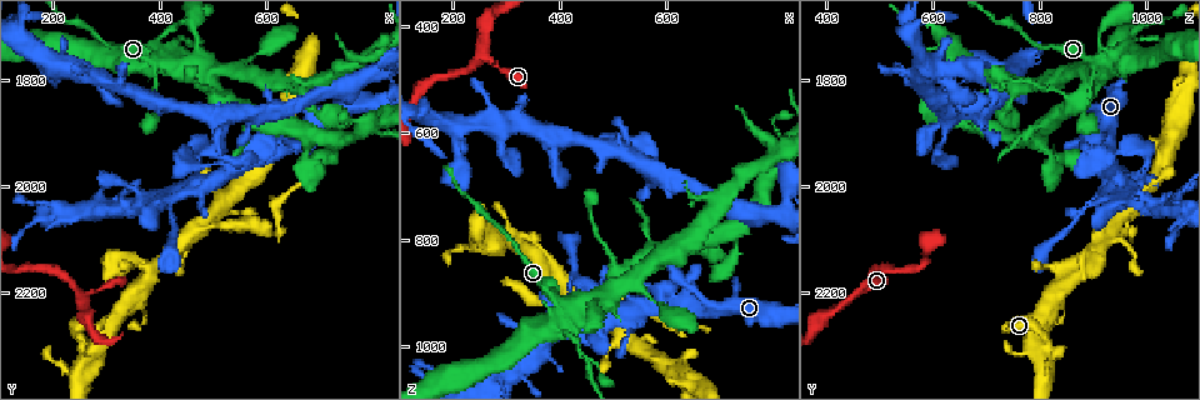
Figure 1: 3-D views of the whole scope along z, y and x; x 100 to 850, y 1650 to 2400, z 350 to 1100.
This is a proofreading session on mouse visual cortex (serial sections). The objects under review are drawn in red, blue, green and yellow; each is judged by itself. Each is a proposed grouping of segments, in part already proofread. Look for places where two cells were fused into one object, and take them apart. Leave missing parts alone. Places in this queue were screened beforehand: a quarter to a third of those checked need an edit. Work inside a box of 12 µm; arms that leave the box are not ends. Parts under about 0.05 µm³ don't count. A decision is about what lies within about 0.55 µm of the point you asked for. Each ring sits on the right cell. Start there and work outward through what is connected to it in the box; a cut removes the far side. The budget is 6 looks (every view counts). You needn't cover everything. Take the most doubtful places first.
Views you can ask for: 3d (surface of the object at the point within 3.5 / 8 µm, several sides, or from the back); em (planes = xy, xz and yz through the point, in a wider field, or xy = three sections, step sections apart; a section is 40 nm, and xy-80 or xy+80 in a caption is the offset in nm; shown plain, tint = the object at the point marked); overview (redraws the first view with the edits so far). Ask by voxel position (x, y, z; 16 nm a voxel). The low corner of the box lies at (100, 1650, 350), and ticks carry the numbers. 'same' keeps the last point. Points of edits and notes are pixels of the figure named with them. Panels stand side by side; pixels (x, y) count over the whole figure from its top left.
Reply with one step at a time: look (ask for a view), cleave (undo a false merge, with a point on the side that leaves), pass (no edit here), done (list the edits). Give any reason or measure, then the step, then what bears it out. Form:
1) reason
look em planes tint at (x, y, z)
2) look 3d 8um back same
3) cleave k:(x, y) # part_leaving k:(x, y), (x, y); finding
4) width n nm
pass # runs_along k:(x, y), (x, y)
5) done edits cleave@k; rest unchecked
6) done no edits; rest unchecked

thin arm on a thick one
look 3d 3.5um at (470, 2080, 920)

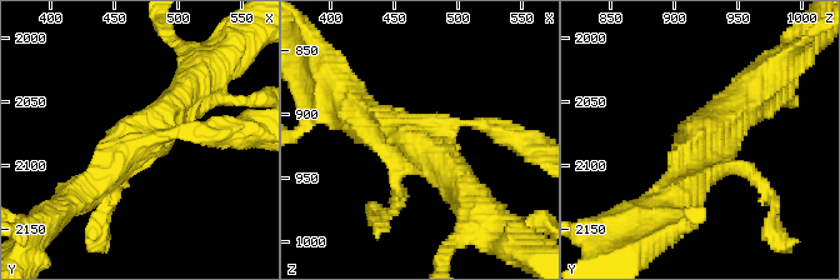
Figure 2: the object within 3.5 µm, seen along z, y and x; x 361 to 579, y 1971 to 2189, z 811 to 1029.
look em xy step 1 tint at (474, 2080, 924)

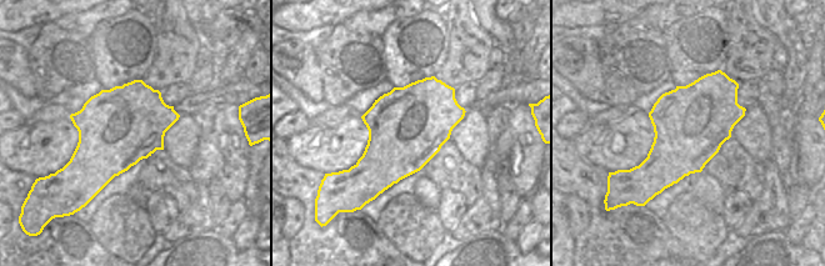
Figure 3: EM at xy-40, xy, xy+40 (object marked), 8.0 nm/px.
arm_widths 150, 400, 400 nm
pass # runs_along 2:(86, 190), (186, 90); all the same cell

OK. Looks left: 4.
branch point
look 3d 8um at (260, 2200, 460)

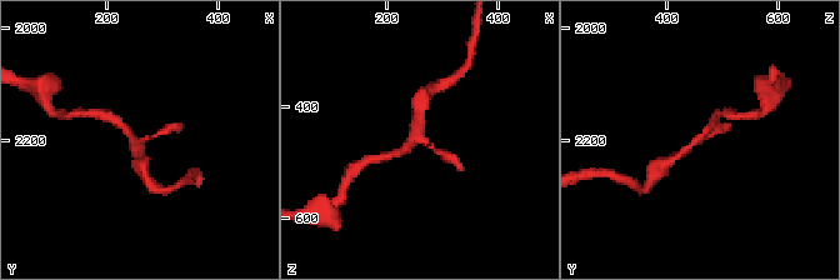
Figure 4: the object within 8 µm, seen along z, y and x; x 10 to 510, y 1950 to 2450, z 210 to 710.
look 3d 3.5um at (265, 2205, 465)

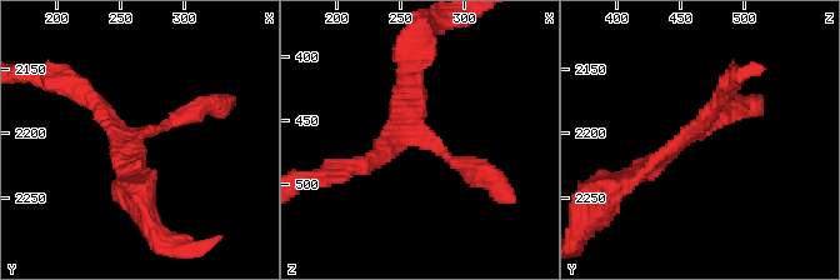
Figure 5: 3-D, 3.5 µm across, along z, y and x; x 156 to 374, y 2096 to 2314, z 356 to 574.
arm_widths 200, 200, 200 nm
pass # all the same cell

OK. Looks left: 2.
look em xy step 3 tint at (435, 1730, 990)

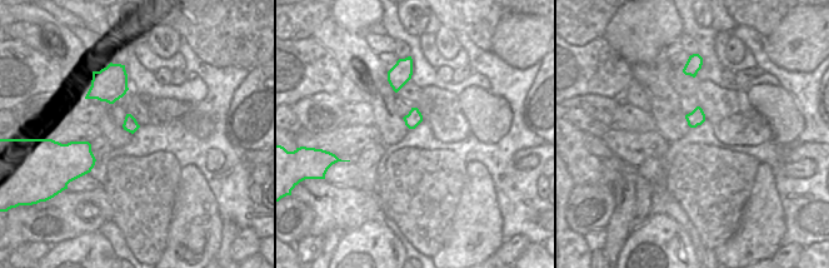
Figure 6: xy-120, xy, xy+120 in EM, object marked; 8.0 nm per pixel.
look 3d 3.5um same

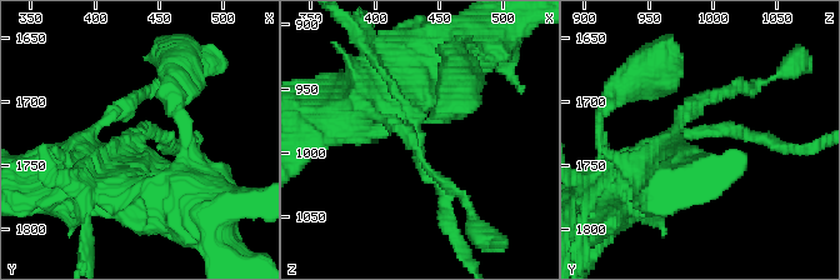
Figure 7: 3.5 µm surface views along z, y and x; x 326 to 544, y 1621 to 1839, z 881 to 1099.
cleave 7:(68, 205) # part_leaving 7:(96, 189), (200, 204); two cells meet here

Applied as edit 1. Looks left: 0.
done edits cleave@7; rest unchecked

